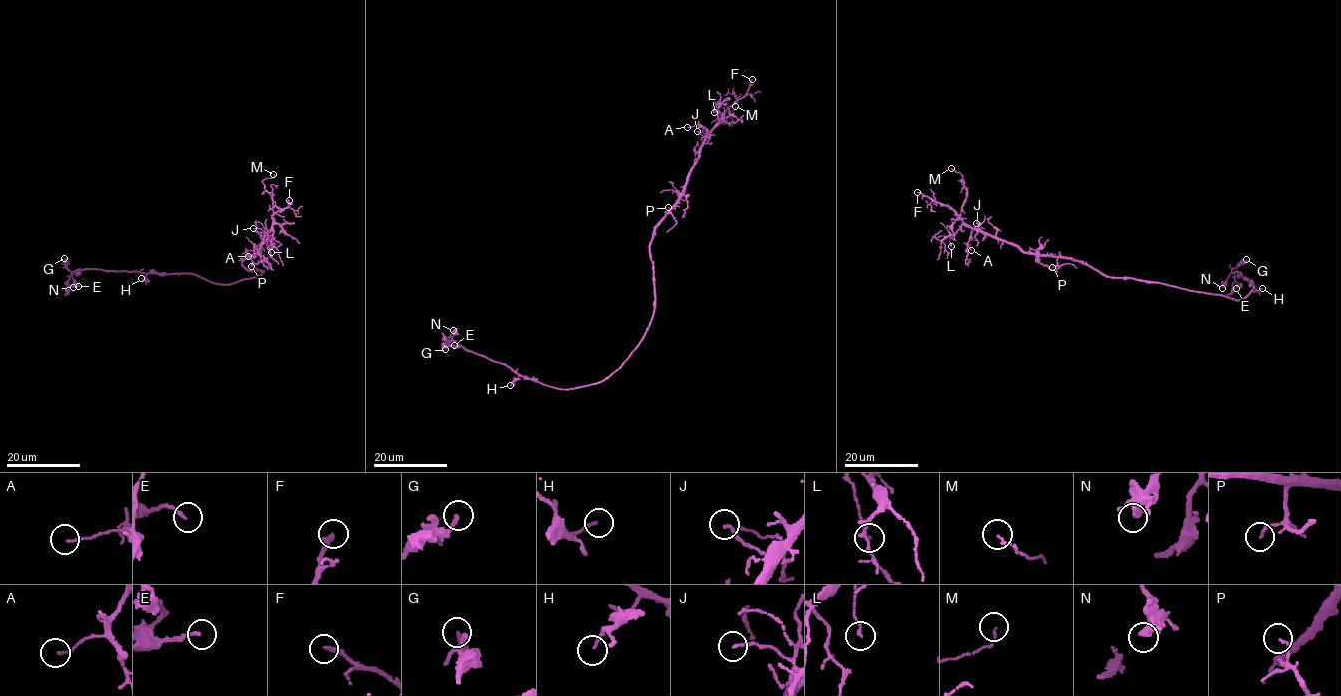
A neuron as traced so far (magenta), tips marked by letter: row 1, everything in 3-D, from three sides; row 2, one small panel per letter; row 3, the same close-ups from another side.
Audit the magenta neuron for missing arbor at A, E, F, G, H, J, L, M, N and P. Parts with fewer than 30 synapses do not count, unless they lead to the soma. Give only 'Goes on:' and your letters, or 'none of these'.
Goes on: F

